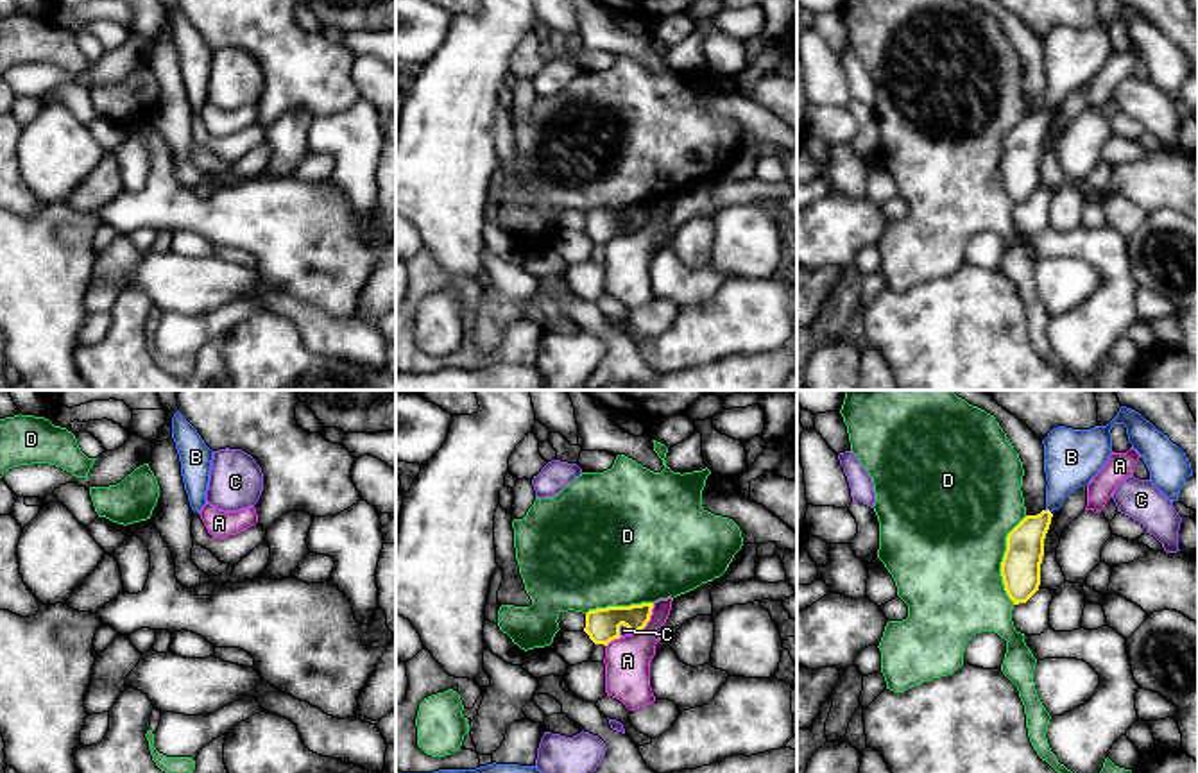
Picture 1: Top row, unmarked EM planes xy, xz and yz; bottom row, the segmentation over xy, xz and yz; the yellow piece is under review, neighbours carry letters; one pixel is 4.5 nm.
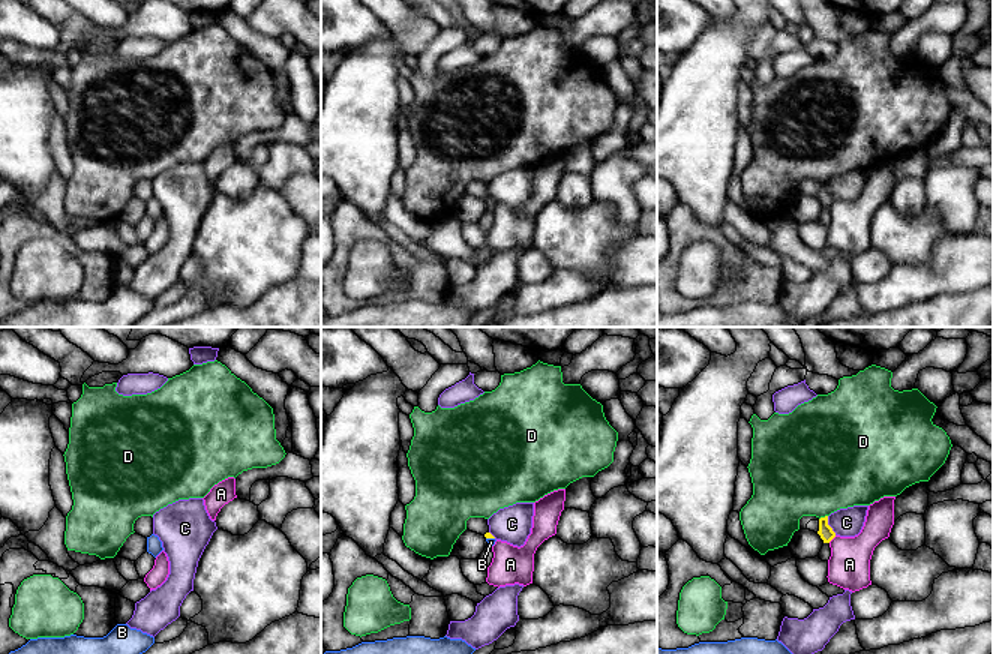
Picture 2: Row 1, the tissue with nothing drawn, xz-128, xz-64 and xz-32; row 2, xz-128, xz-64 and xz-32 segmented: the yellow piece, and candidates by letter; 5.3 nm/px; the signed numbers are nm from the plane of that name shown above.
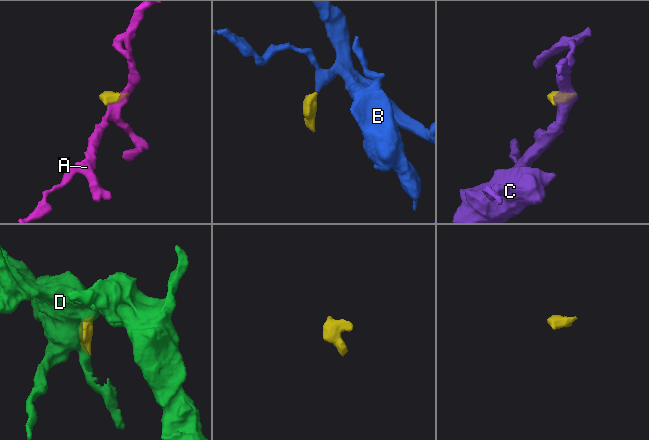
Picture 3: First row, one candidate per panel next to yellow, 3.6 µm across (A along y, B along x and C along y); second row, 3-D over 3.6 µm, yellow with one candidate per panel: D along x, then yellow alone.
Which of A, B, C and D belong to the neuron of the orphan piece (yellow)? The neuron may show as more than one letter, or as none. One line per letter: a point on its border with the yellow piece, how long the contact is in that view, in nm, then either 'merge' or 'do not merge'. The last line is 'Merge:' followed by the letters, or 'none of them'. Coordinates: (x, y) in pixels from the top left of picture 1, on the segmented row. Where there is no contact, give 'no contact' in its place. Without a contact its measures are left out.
A: contact xz (649, 620); length 170 nm; do not merge
B: contact yz (1048, 510); length 30 nm; merge
C: contact xz (625, 625); length 70 nm; do not merge
D: contact yz (1003, 560); length 400 nm; do not merge
Merge: B

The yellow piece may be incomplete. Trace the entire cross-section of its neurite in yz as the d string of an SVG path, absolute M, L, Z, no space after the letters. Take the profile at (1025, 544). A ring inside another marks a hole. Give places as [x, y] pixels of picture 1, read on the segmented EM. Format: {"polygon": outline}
{"polygon": "M1121 406L1107 426L1091 429L1053 428L1044 444L1046 508L1026 515L1006 537L1001 562L1005 590L1014 605L1026 603L1040 585L1044 539L1053 510L1103 469L1112 454L1112 426L1126 428L1128 442L1150 471L1150 481L1169 499L1178 501L1182 485L1193 476L1185 453L1139 412Z"}

